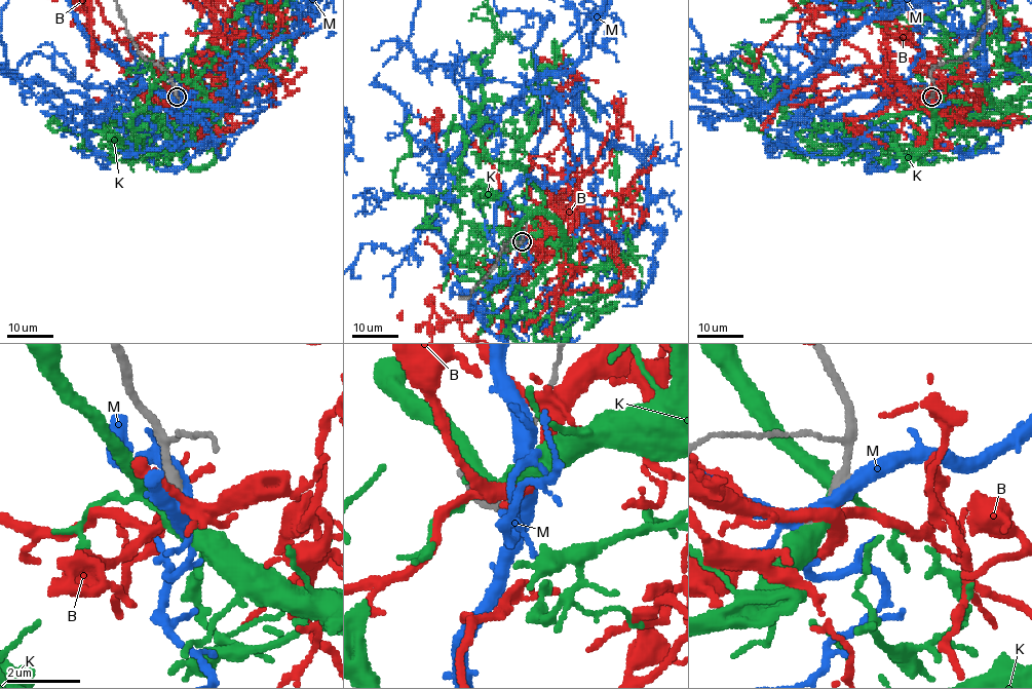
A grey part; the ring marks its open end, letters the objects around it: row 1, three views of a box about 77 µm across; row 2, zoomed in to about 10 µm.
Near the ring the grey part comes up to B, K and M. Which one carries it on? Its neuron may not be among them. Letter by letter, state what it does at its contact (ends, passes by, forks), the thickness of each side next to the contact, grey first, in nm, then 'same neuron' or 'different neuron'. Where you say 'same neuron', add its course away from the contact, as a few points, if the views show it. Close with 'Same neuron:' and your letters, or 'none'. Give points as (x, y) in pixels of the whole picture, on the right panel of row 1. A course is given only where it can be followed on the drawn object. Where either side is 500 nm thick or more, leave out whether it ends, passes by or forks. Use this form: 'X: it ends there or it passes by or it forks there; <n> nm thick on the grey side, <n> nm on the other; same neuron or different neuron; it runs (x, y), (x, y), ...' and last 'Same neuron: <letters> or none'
B: it passes by; 440 nm thick on the grey side, 300 nm on the other; different neuron
K: it forks there; 420 nm thick on the grey side, 400 nm on the other; same neuron
M: it passes by; 440 nm thick on the grey side, 400 nm on the other; different neuron
Same neuron: K

